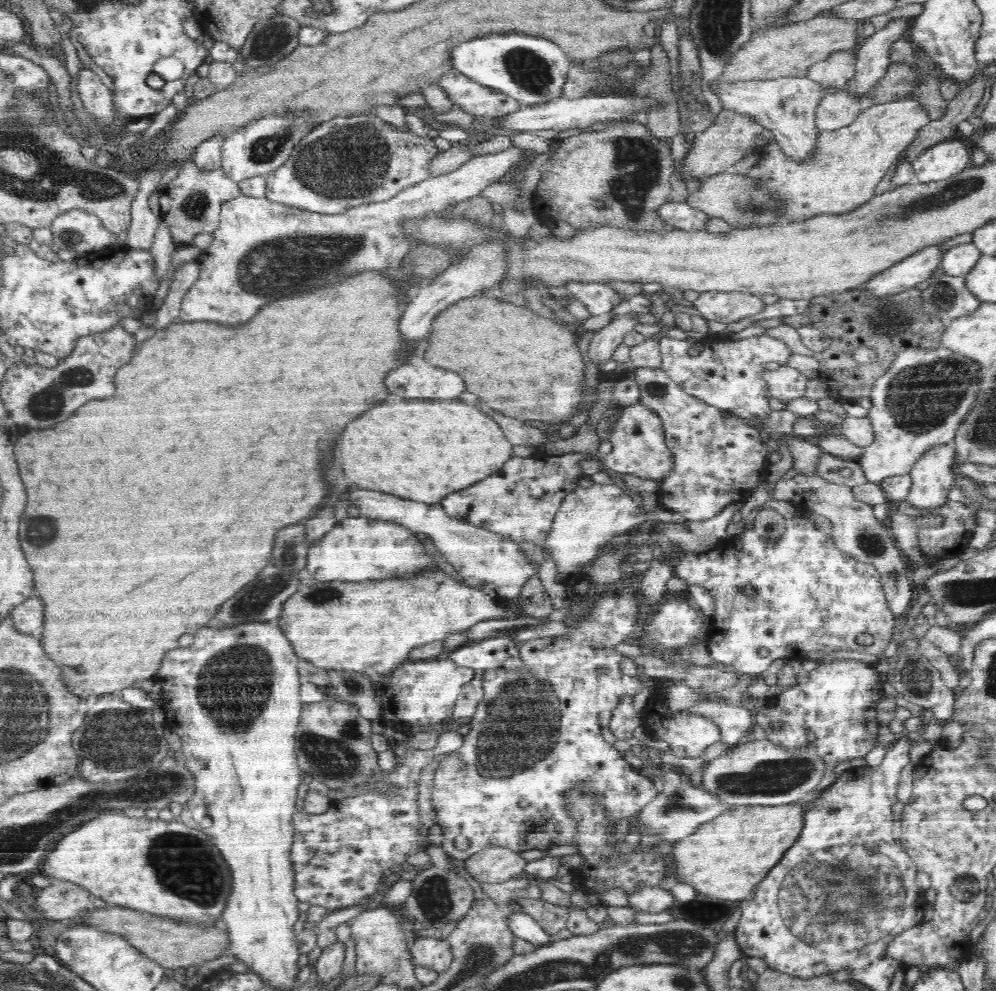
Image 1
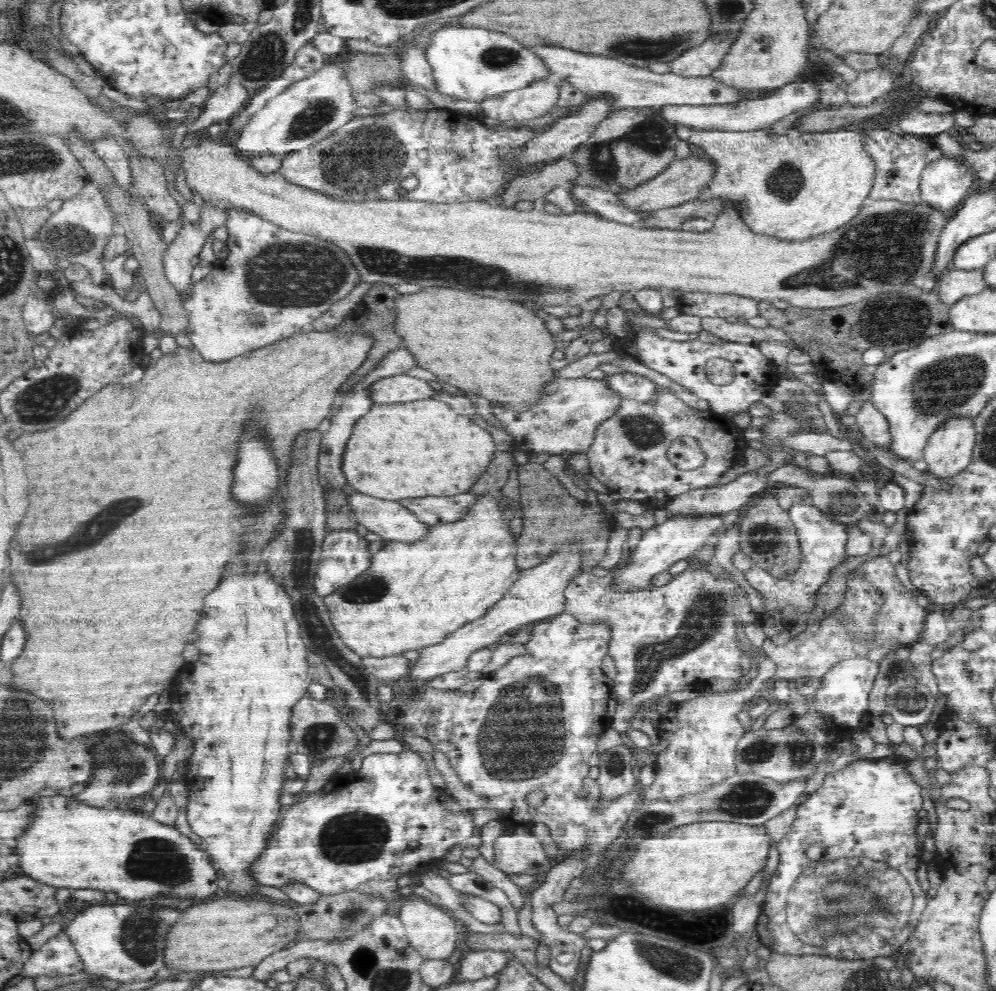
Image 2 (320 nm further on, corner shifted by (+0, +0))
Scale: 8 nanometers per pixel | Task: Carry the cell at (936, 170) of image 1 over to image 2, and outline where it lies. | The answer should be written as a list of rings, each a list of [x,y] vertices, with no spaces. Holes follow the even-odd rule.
[[[943,156],[920,178],[921,200],[938,212],[952,212],[972,191],[972,170],[961,159]]]

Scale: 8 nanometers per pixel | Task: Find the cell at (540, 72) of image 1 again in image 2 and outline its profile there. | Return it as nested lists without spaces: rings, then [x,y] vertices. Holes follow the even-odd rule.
[[[433,26],[425,55],[433,70],[436,92],[460,100],[482,103],[531,82],[551,80],[545,64],[523,44],[502,32],[488,32],[480,27]]]

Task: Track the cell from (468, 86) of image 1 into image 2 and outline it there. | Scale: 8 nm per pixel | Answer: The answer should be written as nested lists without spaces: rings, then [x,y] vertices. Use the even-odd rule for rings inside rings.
[[[548,79],[531,82],[513,92],[487,98],[481,104],[483,115],[497,121],[524,121],[544,116],[554,108],[560,97],[560,85]]]

